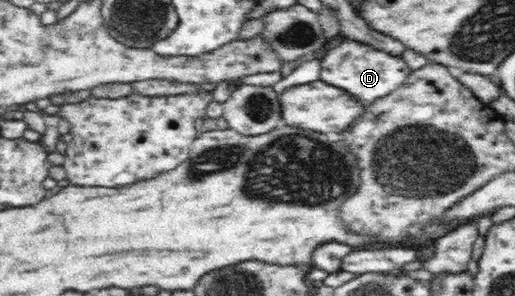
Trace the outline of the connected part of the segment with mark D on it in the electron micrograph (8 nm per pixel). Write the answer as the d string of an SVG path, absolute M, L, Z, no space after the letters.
M343 37L343 40L329 50L321 61L320 79L327 84L351 91L368 107L375 100L389 96L405 84L413 70L401 56L391 56L389 52L377 50L369 44Z

